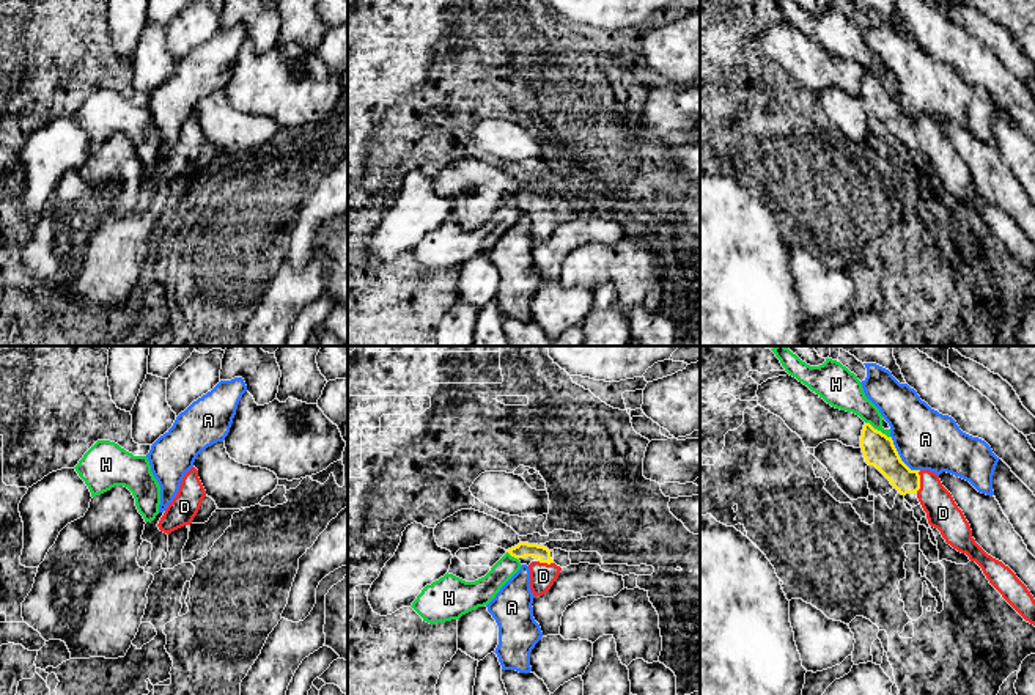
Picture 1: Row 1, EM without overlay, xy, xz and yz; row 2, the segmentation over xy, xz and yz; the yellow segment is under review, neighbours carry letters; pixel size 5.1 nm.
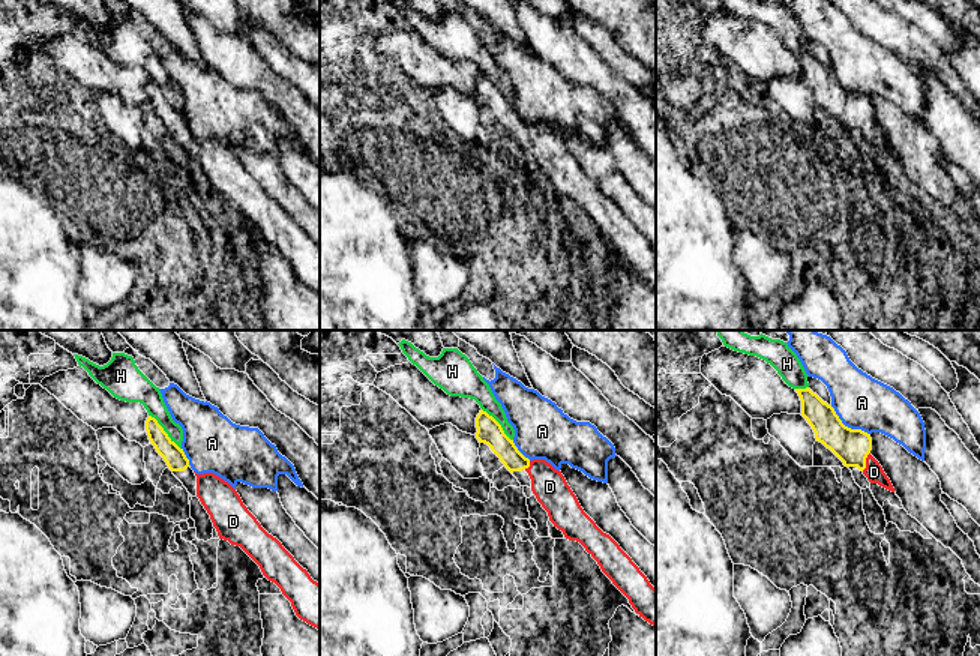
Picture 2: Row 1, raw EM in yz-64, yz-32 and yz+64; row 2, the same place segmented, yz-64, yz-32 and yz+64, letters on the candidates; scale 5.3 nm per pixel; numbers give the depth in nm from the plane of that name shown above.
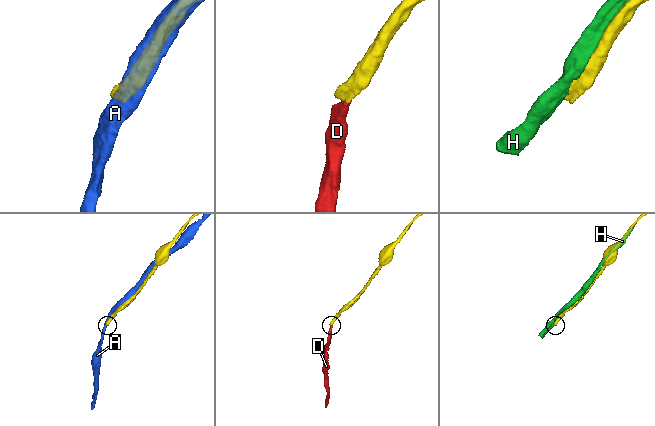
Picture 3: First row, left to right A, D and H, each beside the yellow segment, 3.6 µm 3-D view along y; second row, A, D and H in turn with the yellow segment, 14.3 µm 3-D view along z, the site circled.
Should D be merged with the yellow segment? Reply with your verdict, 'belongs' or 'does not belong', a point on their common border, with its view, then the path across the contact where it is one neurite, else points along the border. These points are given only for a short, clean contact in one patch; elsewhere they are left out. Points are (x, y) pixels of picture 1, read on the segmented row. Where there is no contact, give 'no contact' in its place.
belongs; meets yellow in yz at (919, 481); runs through yz (881, 452), (909, 481), (919, 481), (933, 496), (942, 513)

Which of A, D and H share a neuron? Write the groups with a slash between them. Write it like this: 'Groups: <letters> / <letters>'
Groups: A / D / H

